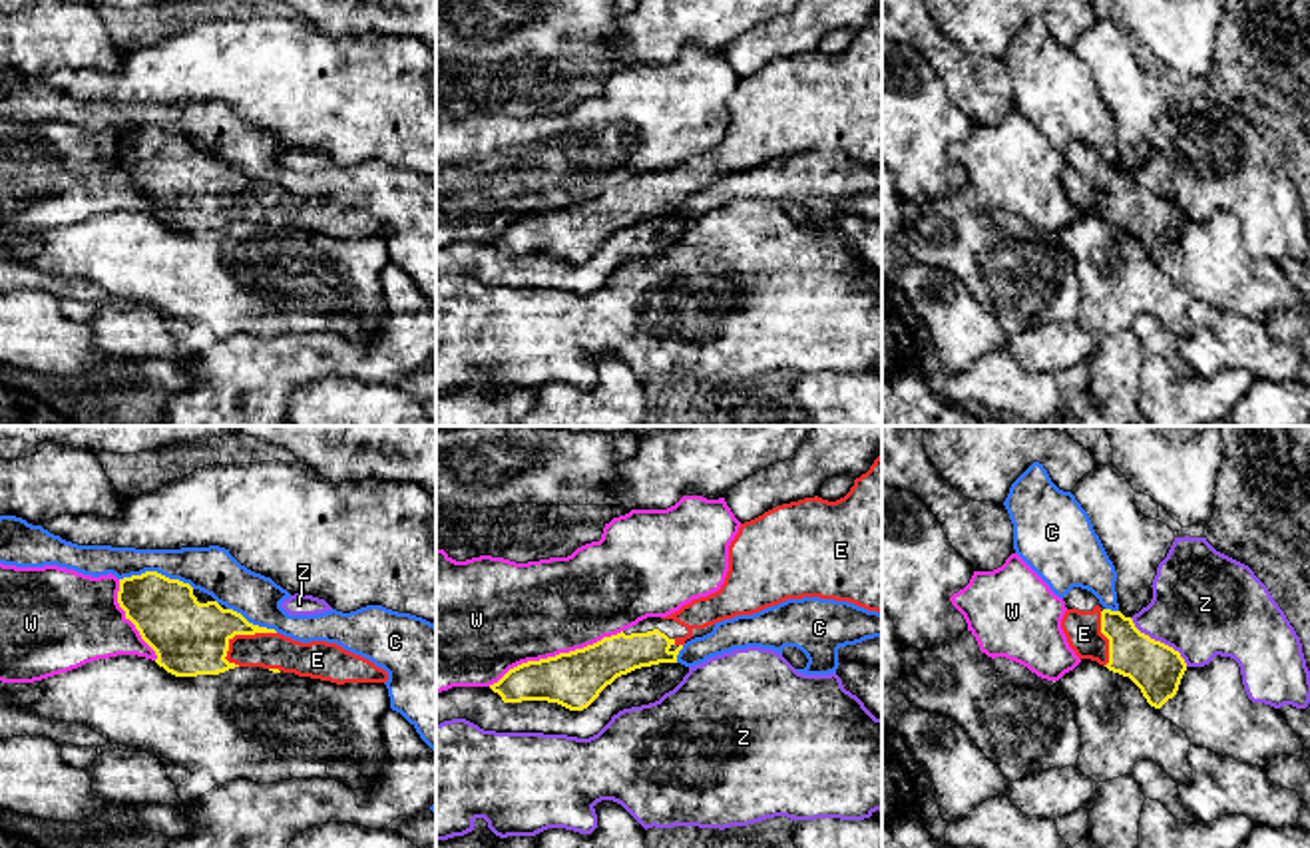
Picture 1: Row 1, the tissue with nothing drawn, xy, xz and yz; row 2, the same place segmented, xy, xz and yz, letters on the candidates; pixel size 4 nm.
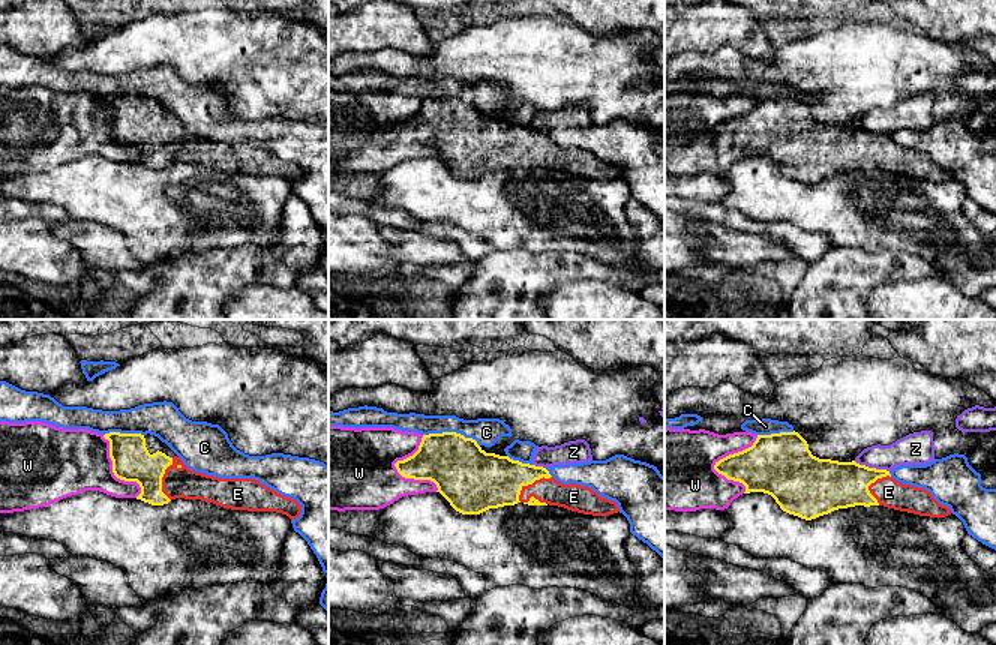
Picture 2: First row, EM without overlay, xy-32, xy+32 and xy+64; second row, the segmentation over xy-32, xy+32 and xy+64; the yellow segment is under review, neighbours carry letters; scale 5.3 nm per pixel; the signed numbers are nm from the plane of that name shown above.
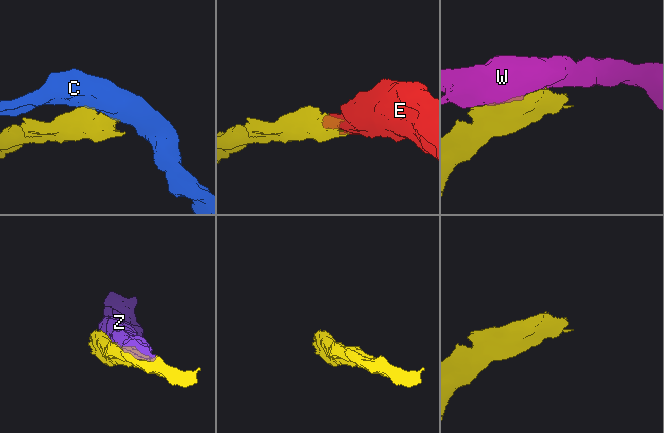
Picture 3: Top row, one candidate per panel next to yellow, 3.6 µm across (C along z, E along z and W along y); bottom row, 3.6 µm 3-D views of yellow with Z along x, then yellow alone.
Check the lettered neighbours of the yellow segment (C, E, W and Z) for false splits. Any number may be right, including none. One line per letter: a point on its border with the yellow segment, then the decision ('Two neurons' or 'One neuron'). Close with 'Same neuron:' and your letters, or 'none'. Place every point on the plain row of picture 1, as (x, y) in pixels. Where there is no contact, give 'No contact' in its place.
C: Touches yellow at xy (156, 126). Two neurons
E: Touches yellow at xy (243, 188). One neuron
W: Touches yellow at xz (556, 210). Two neurons
Z: Touches yellow at yz (1159, 196). Two neurons
Same neuron: E

